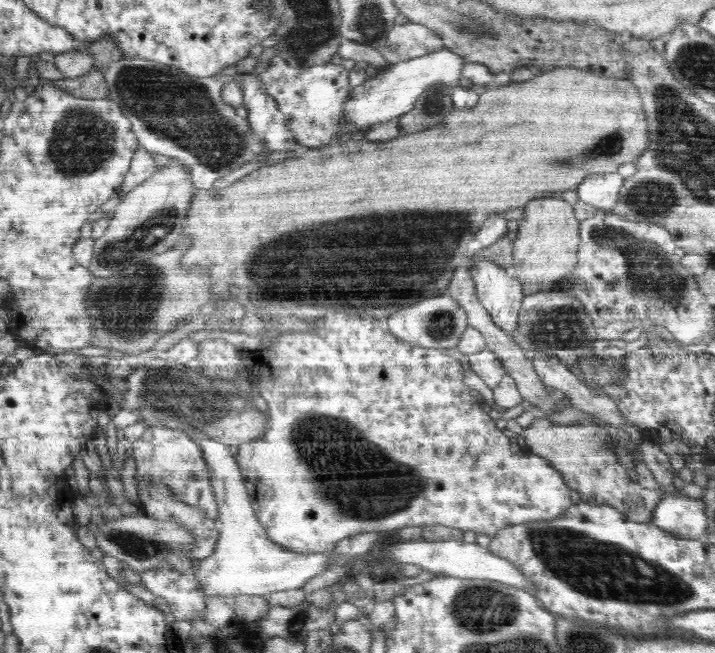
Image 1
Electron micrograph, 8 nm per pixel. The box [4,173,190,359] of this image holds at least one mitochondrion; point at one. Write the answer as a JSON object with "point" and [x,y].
{"point":[120,318]}

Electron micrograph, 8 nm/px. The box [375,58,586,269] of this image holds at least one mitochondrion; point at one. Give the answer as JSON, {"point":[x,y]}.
{"point":[433,107]}

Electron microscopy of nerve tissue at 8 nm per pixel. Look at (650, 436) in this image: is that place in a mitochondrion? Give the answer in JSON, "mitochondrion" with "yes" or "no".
{"mitochondrion":"no"}

